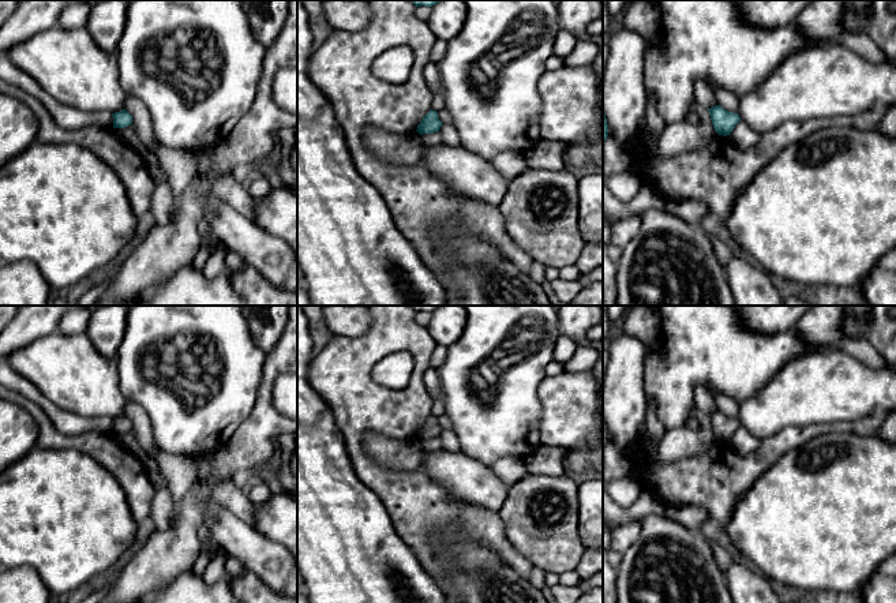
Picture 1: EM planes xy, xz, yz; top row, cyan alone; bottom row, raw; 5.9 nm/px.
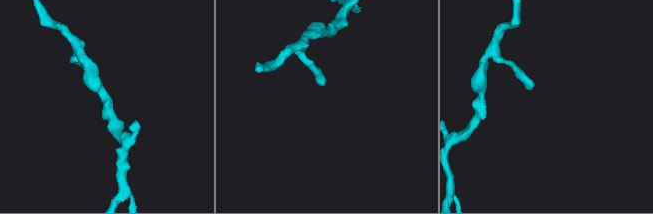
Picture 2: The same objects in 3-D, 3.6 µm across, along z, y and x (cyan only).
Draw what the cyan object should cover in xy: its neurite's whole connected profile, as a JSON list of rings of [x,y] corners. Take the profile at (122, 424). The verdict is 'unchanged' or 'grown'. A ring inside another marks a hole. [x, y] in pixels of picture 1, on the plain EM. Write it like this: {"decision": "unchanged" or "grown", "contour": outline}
{"decision": "unchanged", "contour": [[[125,416],[112,419],[113,422],[113,434],[124,434],[132,430],[132,422]]]}

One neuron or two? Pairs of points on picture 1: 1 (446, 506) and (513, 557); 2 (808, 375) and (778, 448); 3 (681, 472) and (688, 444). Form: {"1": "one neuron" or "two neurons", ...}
{"1": "one neuron", "2": "two neurons", "3": "two neurons"}

